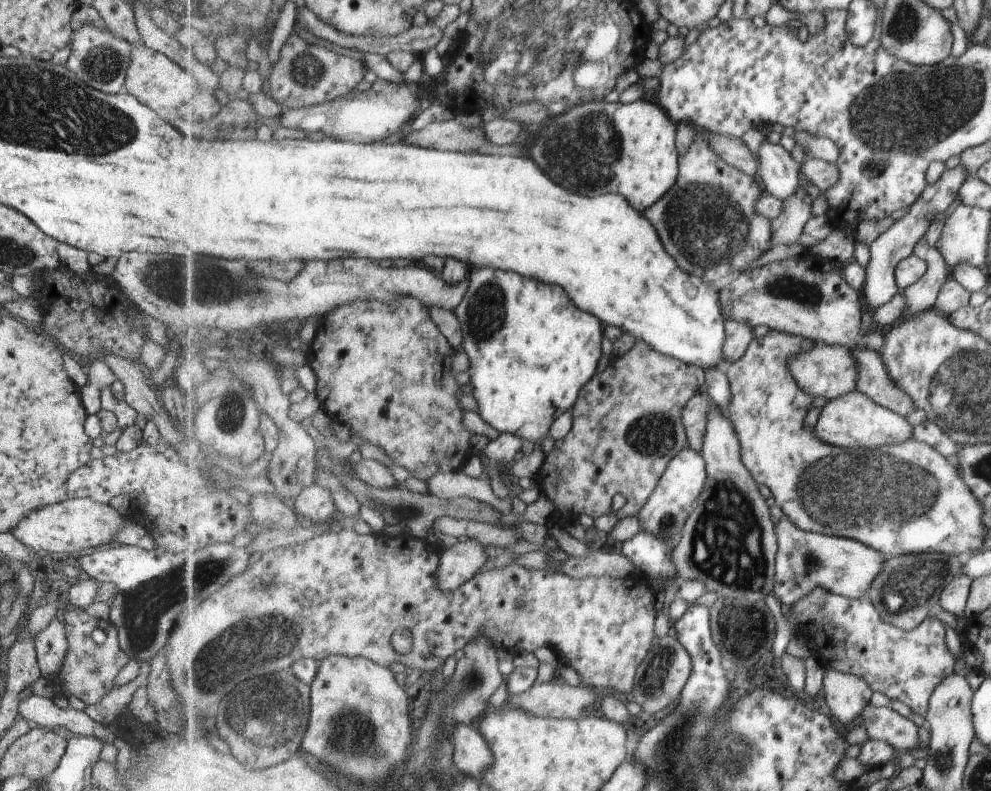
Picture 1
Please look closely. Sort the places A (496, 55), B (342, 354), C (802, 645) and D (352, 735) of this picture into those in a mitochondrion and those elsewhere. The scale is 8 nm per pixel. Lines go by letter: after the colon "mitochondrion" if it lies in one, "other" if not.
A: mitochondrion
B: other
C: other
D: mitochondrion

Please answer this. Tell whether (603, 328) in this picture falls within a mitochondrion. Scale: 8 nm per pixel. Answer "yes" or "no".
no

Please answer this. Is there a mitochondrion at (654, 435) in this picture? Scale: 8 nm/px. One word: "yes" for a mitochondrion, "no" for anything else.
yes

